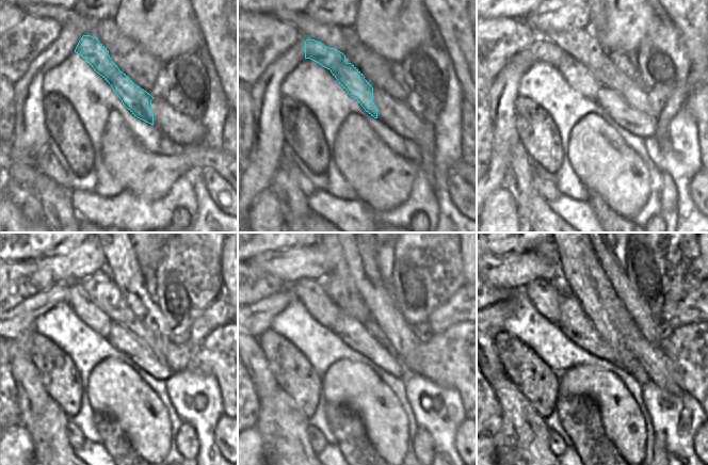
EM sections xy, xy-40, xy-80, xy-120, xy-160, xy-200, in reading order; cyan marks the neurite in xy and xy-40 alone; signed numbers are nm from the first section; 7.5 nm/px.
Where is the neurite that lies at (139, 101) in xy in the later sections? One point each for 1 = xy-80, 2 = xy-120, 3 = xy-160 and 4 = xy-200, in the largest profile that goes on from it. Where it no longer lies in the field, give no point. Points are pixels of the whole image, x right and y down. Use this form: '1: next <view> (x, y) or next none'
1: next xy-80 (576, 75)
2: next xy-120 (91, 315)
3: next xy-160 (311, 293)
4: next xy-200 (544, 294)

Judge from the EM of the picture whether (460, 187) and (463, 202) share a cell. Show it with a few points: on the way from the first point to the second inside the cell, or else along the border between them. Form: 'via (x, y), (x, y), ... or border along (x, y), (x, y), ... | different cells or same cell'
via (460, 190), (463, 198) | same cell

